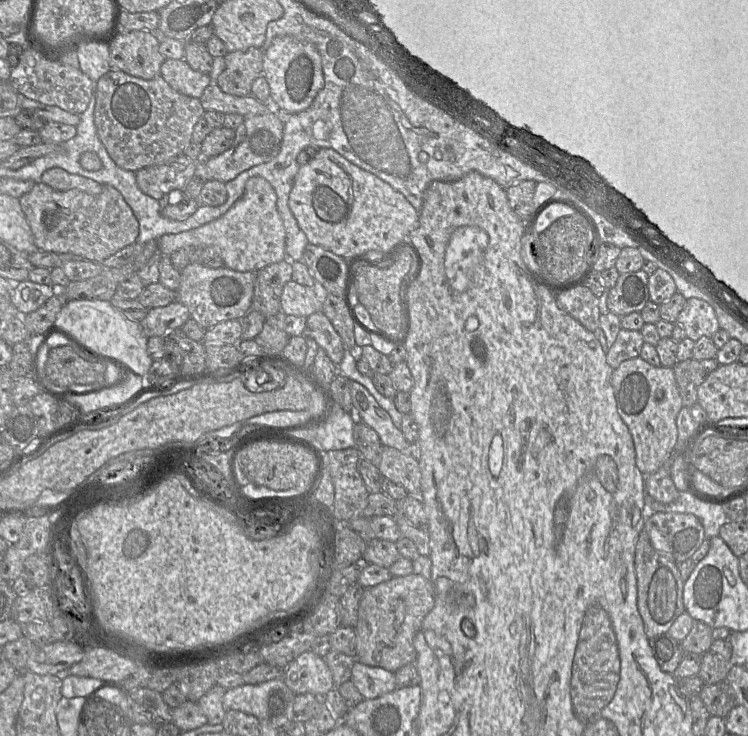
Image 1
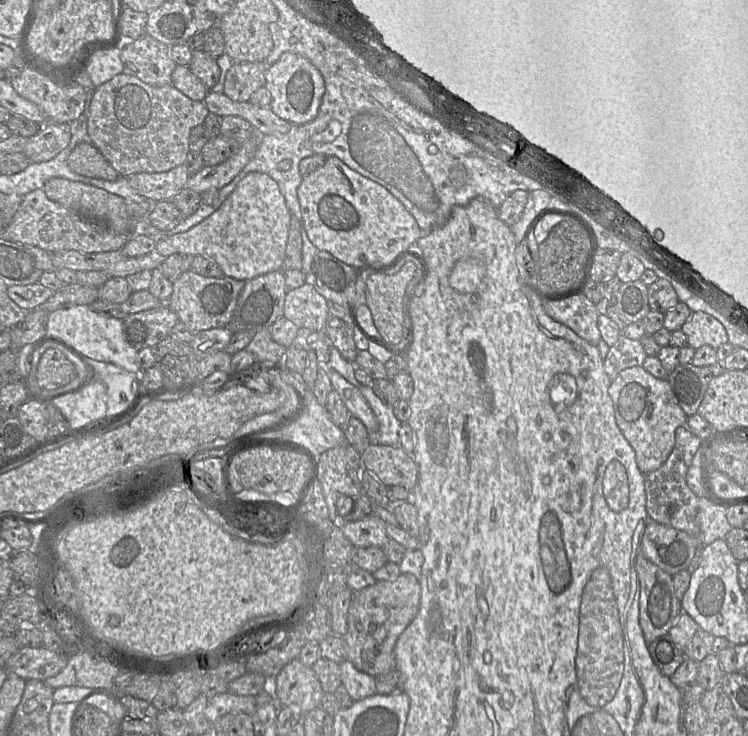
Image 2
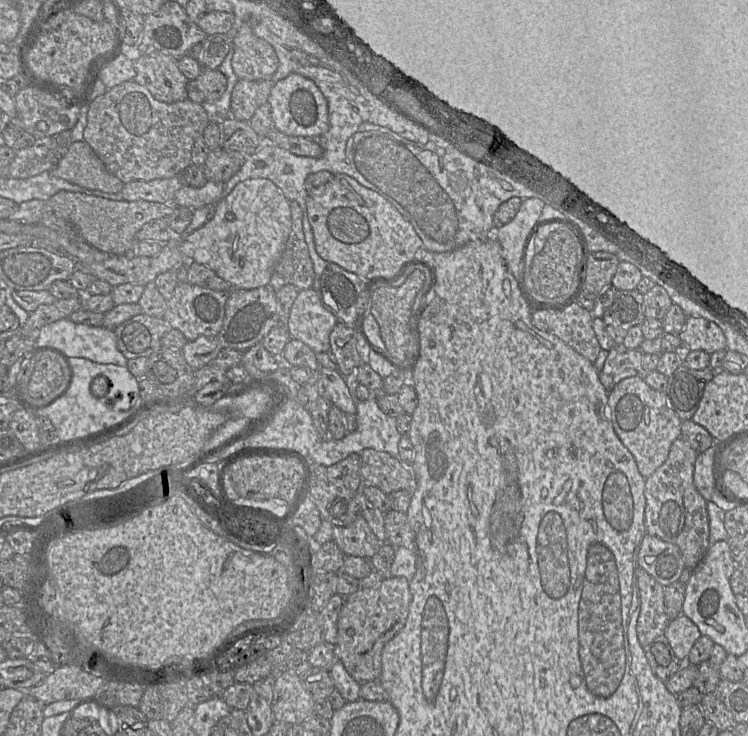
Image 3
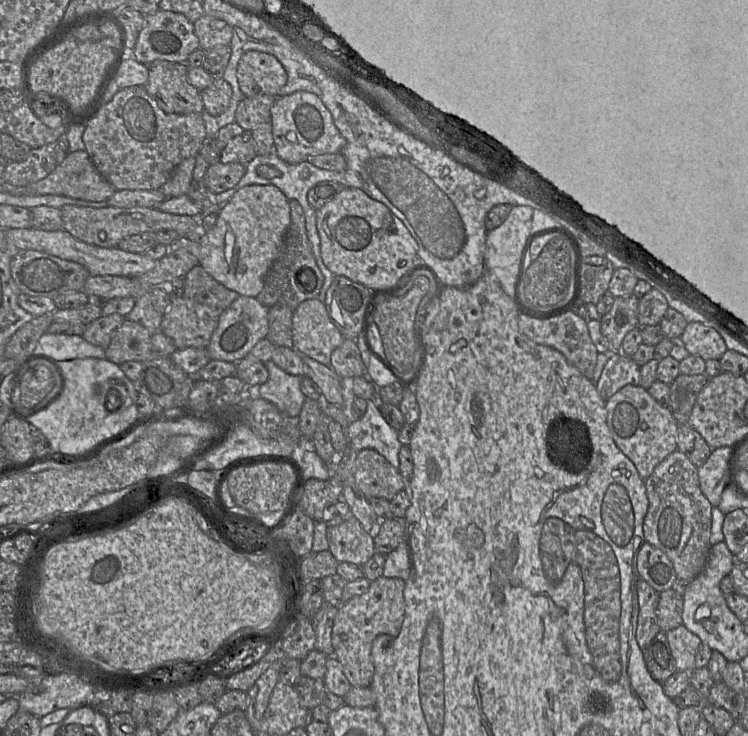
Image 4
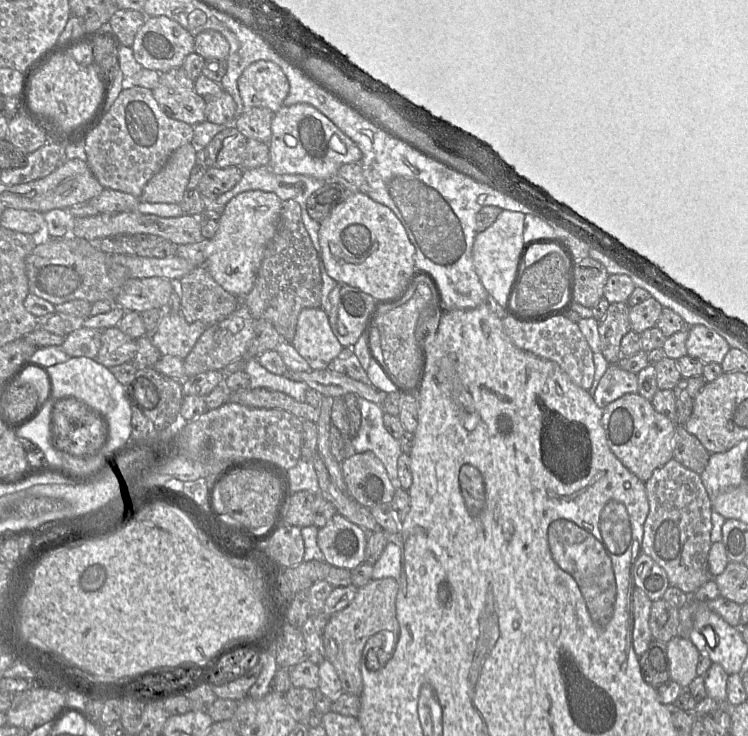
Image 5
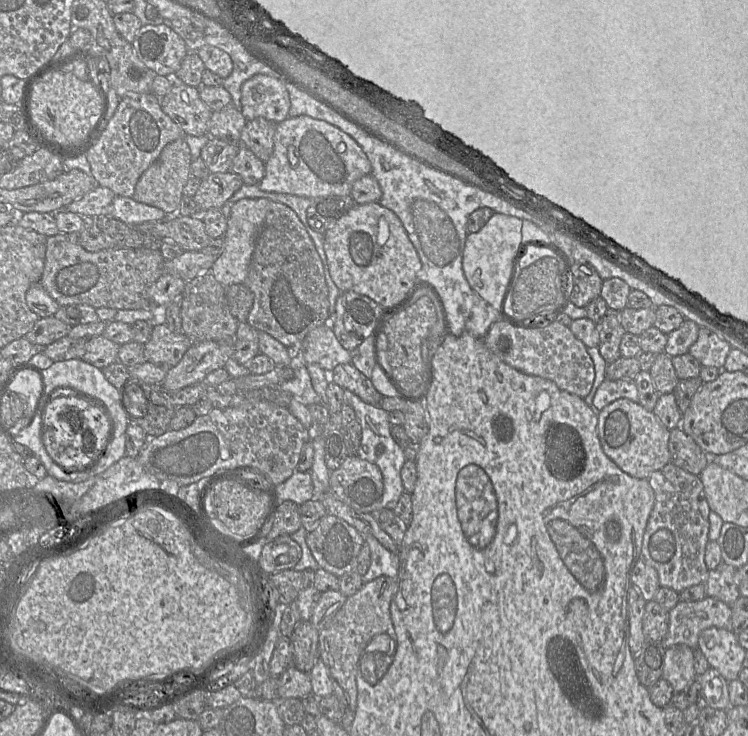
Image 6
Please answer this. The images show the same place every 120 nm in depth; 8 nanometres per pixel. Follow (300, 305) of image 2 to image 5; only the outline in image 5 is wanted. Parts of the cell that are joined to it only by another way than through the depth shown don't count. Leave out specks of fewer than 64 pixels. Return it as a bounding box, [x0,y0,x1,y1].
[291,307,344,370]

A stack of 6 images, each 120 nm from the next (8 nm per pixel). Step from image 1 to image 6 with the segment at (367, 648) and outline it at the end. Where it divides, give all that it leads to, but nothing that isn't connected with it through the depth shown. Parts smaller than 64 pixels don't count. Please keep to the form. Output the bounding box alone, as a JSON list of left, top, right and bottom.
[319,576,397,710]

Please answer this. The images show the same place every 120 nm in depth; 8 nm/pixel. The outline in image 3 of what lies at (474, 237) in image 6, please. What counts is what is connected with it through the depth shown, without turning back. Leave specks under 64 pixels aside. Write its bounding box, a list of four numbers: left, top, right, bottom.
[493,198,543,289]

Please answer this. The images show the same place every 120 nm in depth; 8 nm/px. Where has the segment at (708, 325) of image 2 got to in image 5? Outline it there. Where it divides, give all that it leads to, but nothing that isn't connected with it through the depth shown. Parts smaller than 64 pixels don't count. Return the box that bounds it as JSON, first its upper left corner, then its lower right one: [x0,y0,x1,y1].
[686,325,731,365]

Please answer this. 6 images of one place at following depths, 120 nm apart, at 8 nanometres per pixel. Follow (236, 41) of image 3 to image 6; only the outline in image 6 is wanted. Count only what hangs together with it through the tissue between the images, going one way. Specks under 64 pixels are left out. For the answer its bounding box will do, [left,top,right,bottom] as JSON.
[241,74,289,123]

